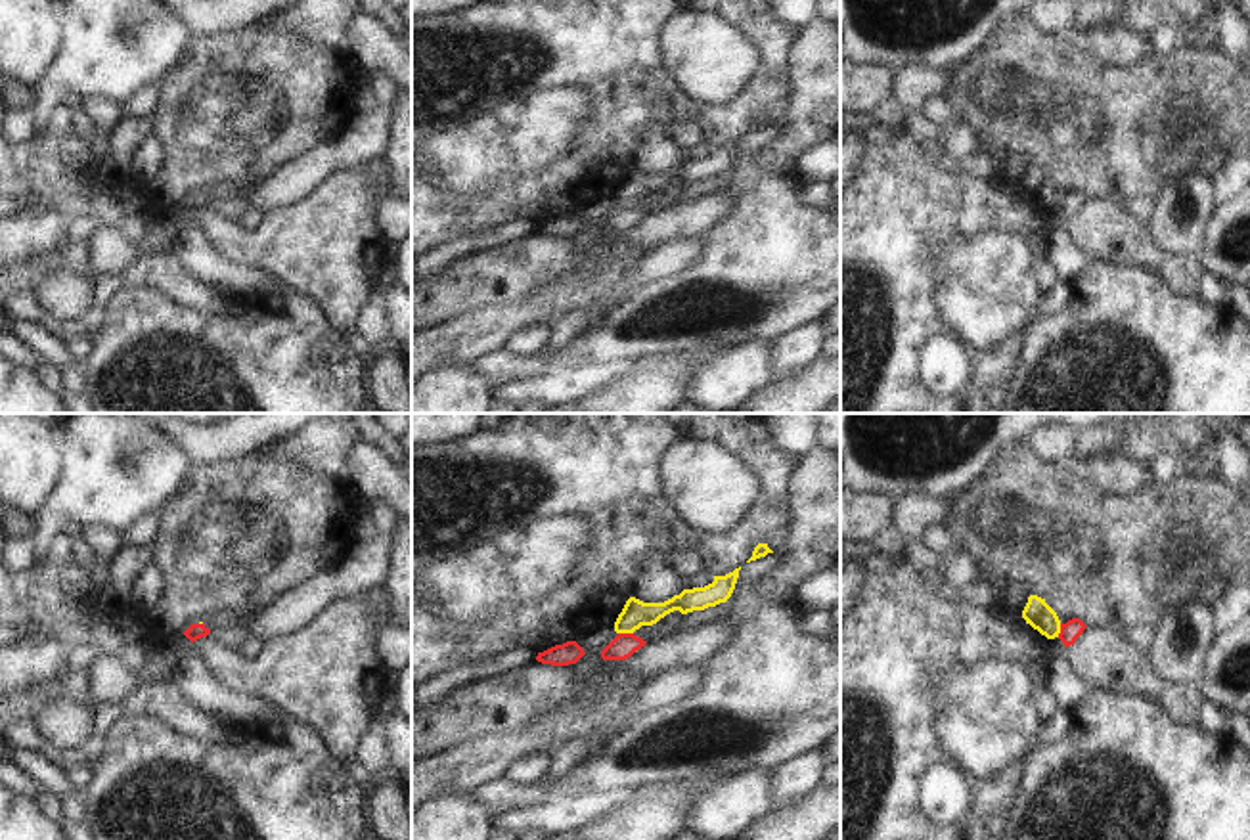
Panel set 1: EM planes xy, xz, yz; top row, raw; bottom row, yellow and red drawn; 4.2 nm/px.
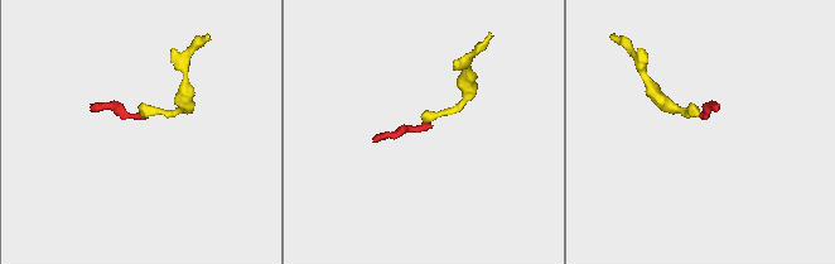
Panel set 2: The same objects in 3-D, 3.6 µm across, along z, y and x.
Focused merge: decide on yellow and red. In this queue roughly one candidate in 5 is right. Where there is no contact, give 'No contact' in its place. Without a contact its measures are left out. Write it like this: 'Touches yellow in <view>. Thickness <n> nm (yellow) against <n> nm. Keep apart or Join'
Touches yellow in xz. Thickness 120 nm (yellow) against 100 nm. Keep apart.

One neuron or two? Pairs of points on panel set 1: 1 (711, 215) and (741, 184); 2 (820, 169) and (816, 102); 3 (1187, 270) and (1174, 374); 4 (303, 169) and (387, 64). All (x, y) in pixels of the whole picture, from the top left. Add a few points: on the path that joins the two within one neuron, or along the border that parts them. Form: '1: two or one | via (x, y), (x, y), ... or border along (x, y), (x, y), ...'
1: two | border along (722, 192), (730, 211), (703, 236)
2: two | border along (820, 142), (806, 148), (791, 169)
3: two | border along (1145, 270), (1153, 272), (1178, 295), (1197, 295)
4: two | border along (368, 77), (385, 77), (391, 83)

